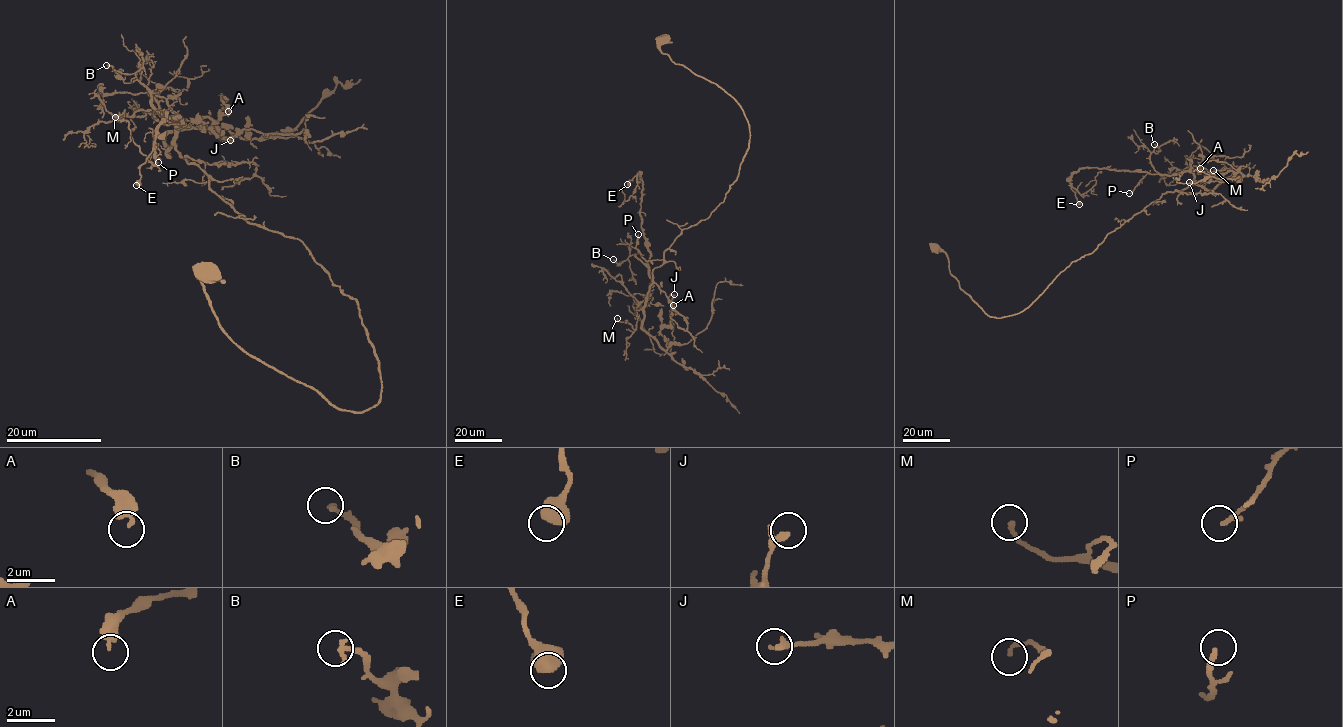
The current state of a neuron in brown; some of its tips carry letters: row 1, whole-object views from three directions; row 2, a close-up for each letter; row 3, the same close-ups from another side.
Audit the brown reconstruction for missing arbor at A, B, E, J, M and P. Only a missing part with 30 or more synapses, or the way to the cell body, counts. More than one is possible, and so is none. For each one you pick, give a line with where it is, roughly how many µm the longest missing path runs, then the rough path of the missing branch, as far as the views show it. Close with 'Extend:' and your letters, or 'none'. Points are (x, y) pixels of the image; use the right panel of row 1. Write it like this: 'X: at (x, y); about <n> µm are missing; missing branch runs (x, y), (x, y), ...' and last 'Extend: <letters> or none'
Extend: none

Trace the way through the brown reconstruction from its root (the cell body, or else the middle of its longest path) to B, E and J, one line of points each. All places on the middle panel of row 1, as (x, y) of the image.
B: (664, 41), (738, 103), (749, 148), (724, 200), (664, 252), (648, 299), (649, 269), (613, 259)
E: (664, 41), (663, 53), (735, 100), (750, 140), (724, 200), (652, 270), (648, 299), (642, 181), (627, 184)
J: (664, 41), (663, 53), (735, 100), (750, 135), (724, 200), (652, 270), (642, 327), (665, 350), (674, 294)

